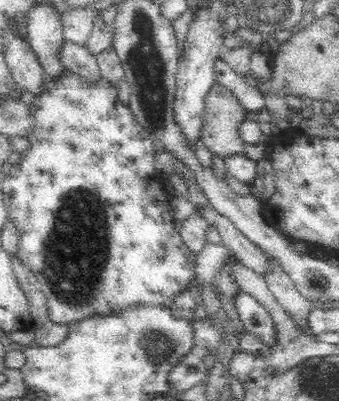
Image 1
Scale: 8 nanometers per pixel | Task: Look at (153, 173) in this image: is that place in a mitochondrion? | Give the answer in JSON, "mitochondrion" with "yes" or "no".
{"mitochondrion":"no"}

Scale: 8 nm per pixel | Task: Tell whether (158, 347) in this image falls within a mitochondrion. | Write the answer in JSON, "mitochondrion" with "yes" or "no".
{"mitochondrion":"yes"}

